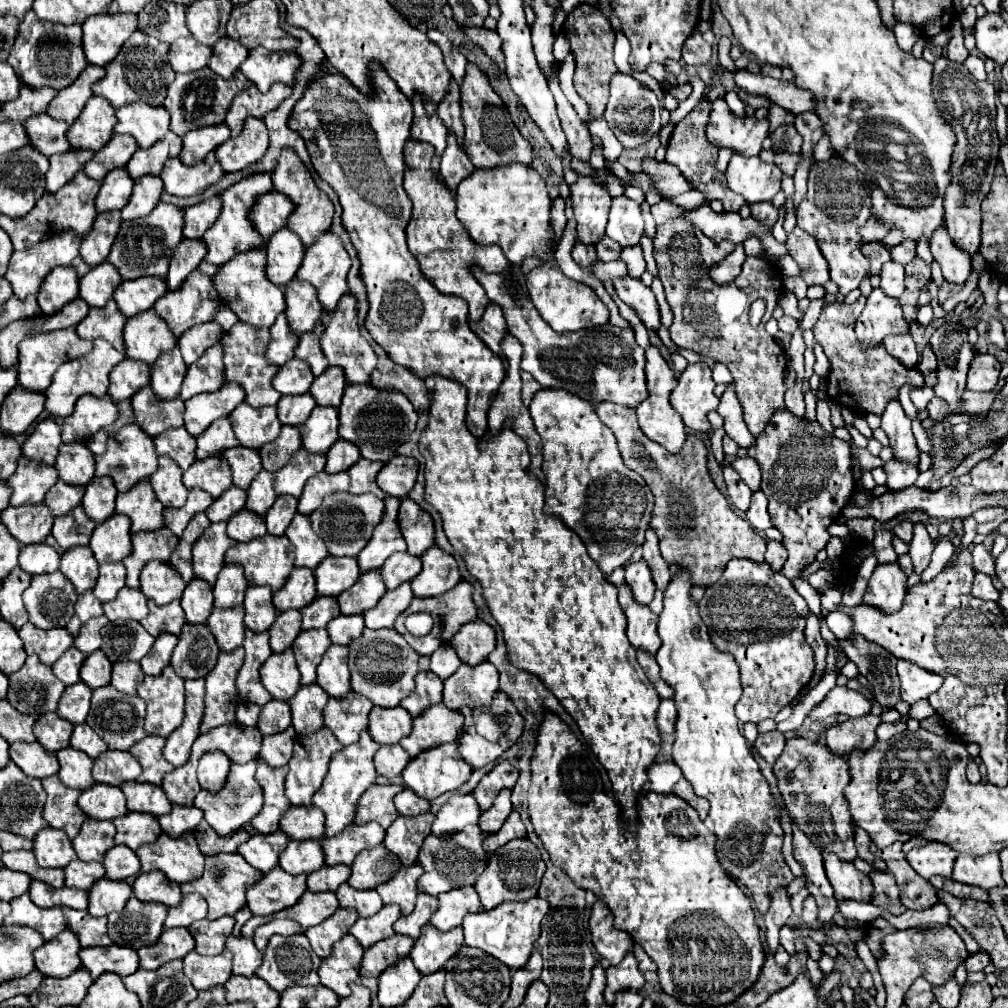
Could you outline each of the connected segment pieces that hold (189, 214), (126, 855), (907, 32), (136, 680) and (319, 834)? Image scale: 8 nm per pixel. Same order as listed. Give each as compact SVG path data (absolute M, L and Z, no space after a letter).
M212 196L200 204L194 204L184 210L184 238L198 240L202 234L216 222L220 214L220 198Z
M114 846L104 856L104 868L108 880L126 880L140 872L140 860L128 846Z
M898 22L893 29L898 46L905 52L910 53L914 44L919 39L918 32L915 27L908 23Z
M120 662L112 666L112 686L118 692L136 696L136 686L144 680L144 672L138 662Z
M290 808L288 816L280 820L280 830L288 834L290 840L302 842L302 840L320 840L324 838L324 814L318 808Z

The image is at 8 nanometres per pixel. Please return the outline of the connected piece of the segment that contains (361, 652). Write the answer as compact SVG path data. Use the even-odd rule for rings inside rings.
M366 628L360 640L354 640L350 644L348 668L352 674L352 690L366 696L374 706L394 708L414 688L414 676L418 674L418 658L420 656L408 646L404 636L400 636L394 628Z

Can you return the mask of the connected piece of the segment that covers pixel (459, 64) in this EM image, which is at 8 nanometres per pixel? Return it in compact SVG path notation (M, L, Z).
M428 29L427 36L438 45L443 54L444 62L446 66L448 66L448 70L450 70L450 74L452 74L454 80L460 84L460 80L464 78L464 68L466 68L466 62L468 62L468 60L466 60L460 52L456 52L453 44L451 44L449 39L440 31Z

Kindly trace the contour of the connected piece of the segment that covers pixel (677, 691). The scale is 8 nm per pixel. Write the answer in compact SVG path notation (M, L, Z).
M680 568L680 572L670 580L664 590L664 608L658 620L658 634L662 638L662 646L656 652L656 662L660 666L660 678L674 688L674 702L678 710L676 730L674 730L674 750L672 760L680 766L684 778L694 786L694 792L710 802L710 818L714 820L714 834L718 838L716 852L722 868L750 888L752 898L756 900L756 908L764 914L770 908L772 892L784 890L794 874L782 856L782 838L784 832L778 822L776 802L770 794L770 786L760 772L758 762L754 760L746 738L740 734L740 724L734 714L734 706L742 696L740 684L740 668L732 654L720 652L710 636L704 620L700 618L698 604L692 600L692 574L688 568Z

